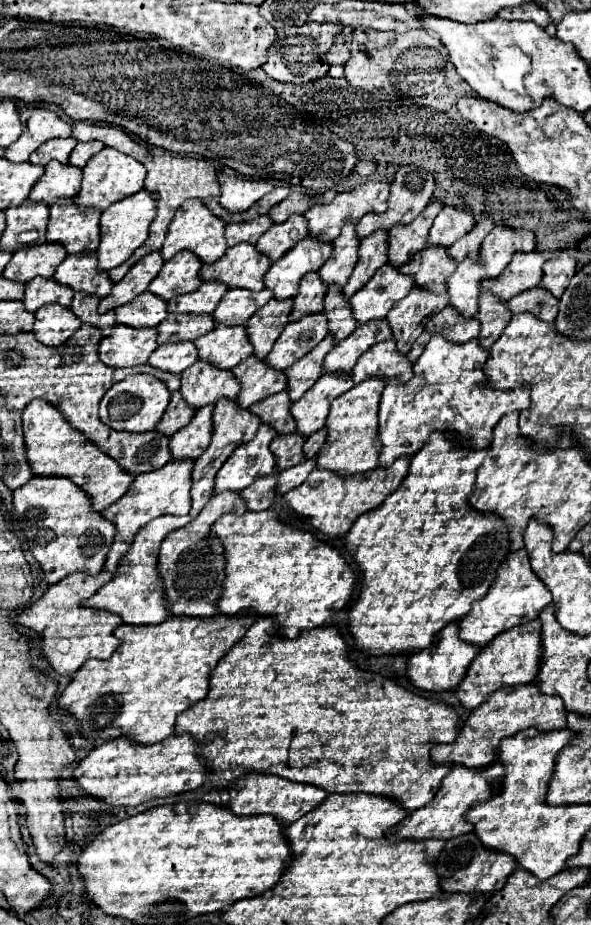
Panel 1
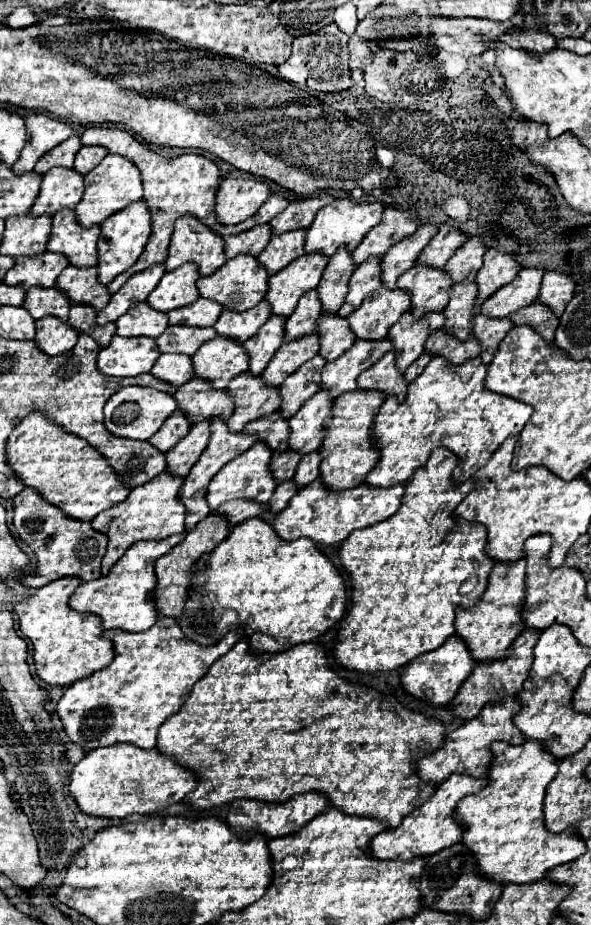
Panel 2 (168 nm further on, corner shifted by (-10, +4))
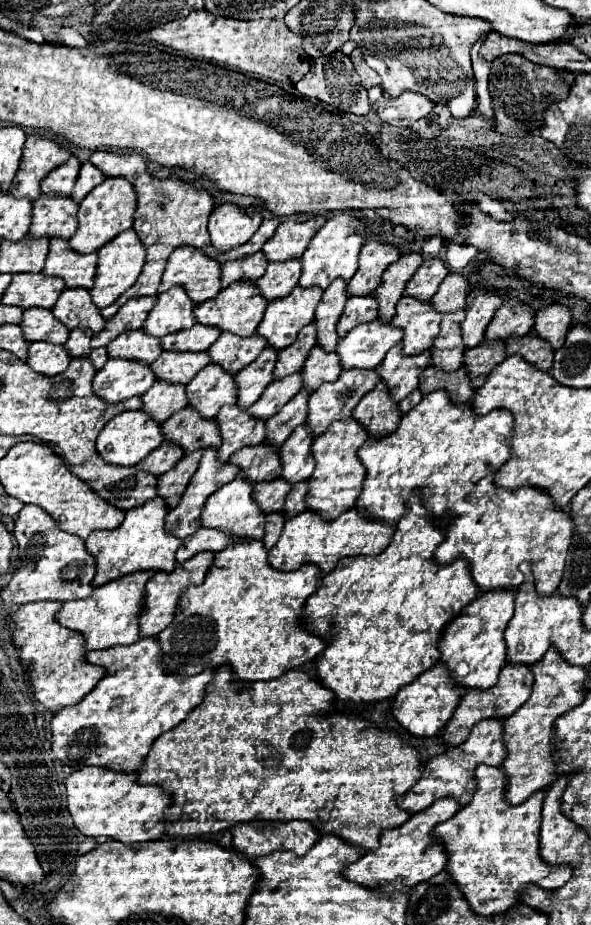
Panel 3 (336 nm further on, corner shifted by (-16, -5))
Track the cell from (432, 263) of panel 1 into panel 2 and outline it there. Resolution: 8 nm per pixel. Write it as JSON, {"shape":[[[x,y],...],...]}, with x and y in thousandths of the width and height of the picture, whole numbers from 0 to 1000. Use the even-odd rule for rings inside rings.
{"shape":[[[704,286],[673,299],[673,312],[694,317],[701,343],[717,343],[731,336],[748,336],[758,325],[758,312],[765,310],[761,299],[745,291],[724,291]]]}

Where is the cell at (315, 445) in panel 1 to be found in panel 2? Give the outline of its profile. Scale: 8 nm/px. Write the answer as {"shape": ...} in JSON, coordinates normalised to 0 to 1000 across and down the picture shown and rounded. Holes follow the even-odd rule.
{"shape":[[[538,488],[514,492],[504,507],[501,507],[501,514],[497,514],[497,520],[504,520],[504,526],[514,526],[514,524],[525,524],[528,520],[535,520],[541,516],[538,505],[541,505]]]}

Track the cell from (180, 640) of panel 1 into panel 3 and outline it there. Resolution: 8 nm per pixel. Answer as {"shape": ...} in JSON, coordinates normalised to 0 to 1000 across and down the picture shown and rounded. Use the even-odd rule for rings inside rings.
{"shape":[[[237,690],[223,698],[190,698],[183,703],[156,703],[146,707],[149,716],[179,716],[179,731],[159,742],[129,763],[112,763],[88,778],[88,811],[98,822],[135,832],[142,828],[176,828],[190,832],[234,832],[261,800],[305,783],[325,765],[332,765],[349,750],[349,742],[362,733],[362,724],[345,724],[332,731],[308,731],[281,726],[277,707],[267,690]]]}

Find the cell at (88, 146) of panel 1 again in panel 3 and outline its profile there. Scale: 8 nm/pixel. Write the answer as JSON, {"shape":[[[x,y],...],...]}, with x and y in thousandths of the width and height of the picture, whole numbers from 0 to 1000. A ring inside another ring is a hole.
{"shape":[[[142,175],[139,182],[135,182],[135,188],[132,188],[132,195],[129,195],[129,201],[122,205],[122,214],[129,218],[135,218],[159,201],[166,201],[179,190],[173,190],[173,184],[166,184],[156,175]]]}

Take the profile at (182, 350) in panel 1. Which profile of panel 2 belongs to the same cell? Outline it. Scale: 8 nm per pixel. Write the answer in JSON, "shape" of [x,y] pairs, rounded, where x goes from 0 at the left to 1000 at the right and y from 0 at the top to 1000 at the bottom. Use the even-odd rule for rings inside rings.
{"shape":[[[271,384],[261,397],[254,399],[254,405],[264,410],[274,410],[294,418],[311,416],[311,412],[325,410],[325,395],[321,386],[315,384]]]}

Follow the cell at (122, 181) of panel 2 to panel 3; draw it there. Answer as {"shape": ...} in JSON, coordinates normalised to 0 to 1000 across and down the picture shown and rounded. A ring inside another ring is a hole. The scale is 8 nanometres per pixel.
{"shape":[[[206,190],[179,192],[173,199],[156,203],[149,208],[149,212],[135,218],[132,249],[118,257],[118,266],[139,275],[162,272],[169,266],[186,262],[196,253],[203,253],[206,249],[217,249],[223,244],[227,231],[230,231],[230,221],[234,221],[230,205],[213,192],[206,192]]]}

